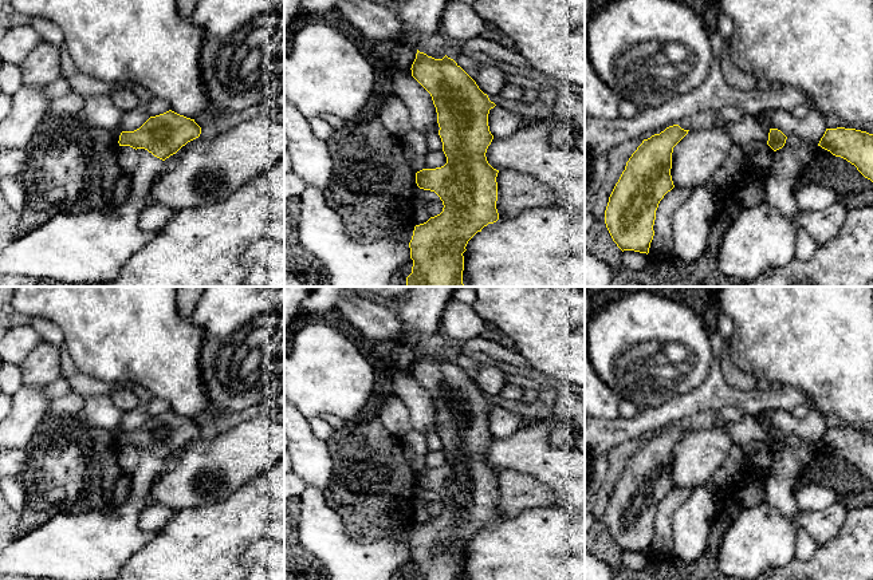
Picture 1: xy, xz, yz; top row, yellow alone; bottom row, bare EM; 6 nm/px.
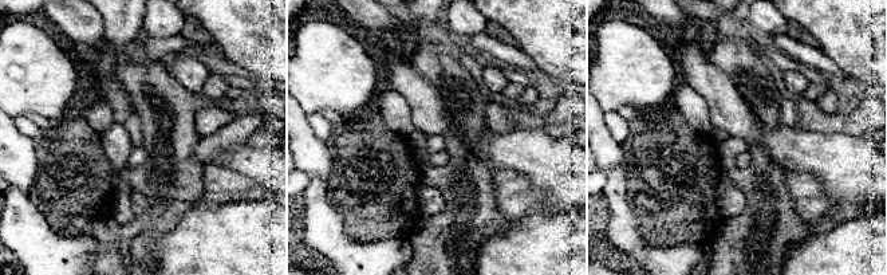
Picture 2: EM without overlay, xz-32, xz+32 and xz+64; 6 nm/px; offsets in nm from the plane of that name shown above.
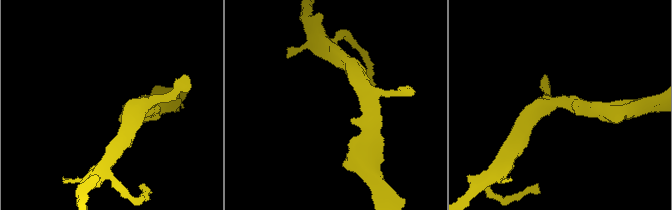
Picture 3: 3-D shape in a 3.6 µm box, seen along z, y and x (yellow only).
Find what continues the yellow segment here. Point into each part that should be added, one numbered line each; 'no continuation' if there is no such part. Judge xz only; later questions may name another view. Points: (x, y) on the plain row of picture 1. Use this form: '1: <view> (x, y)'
no continuation

